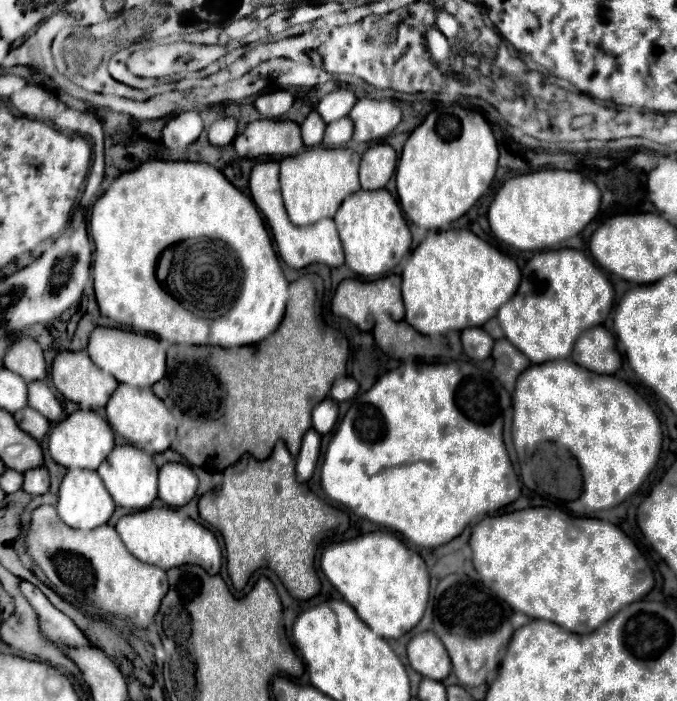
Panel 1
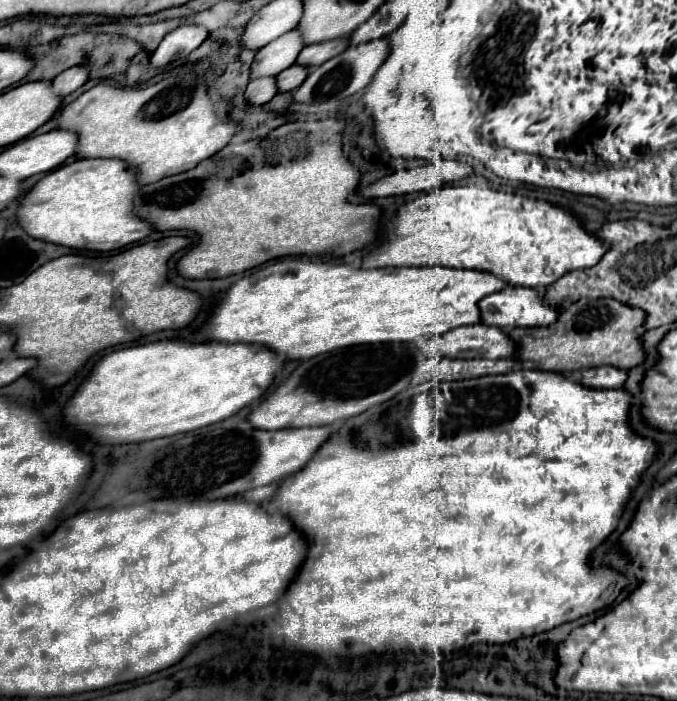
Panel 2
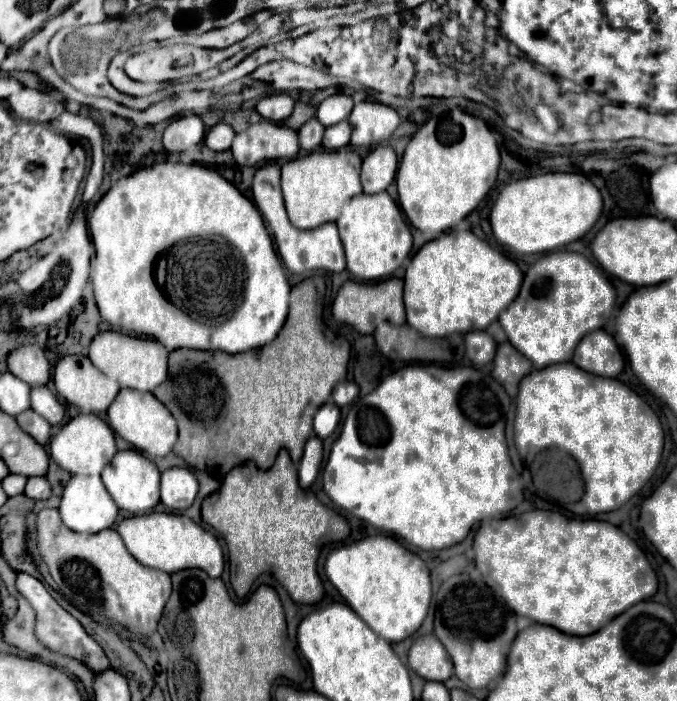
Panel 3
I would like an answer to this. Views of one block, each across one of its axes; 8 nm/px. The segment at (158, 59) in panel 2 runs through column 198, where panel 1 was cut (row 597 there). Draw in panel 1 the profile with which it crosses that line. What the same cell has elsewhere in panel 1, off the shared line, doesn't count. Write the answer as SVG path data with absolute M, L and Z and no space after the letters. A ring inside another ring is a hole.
M22 580L20 582L20 590L26 596L26 600L34 606L34 610L38 612L40 630L44 632L44 636L48 640L52 640L56 644L62 642L62 644L68 644L68 646L84 646L84 644L90 644L84 638L84 634L76 628L76 624L66 614L62 614L60 610L56 610L36 586L32 586L30 582L24 582Z

